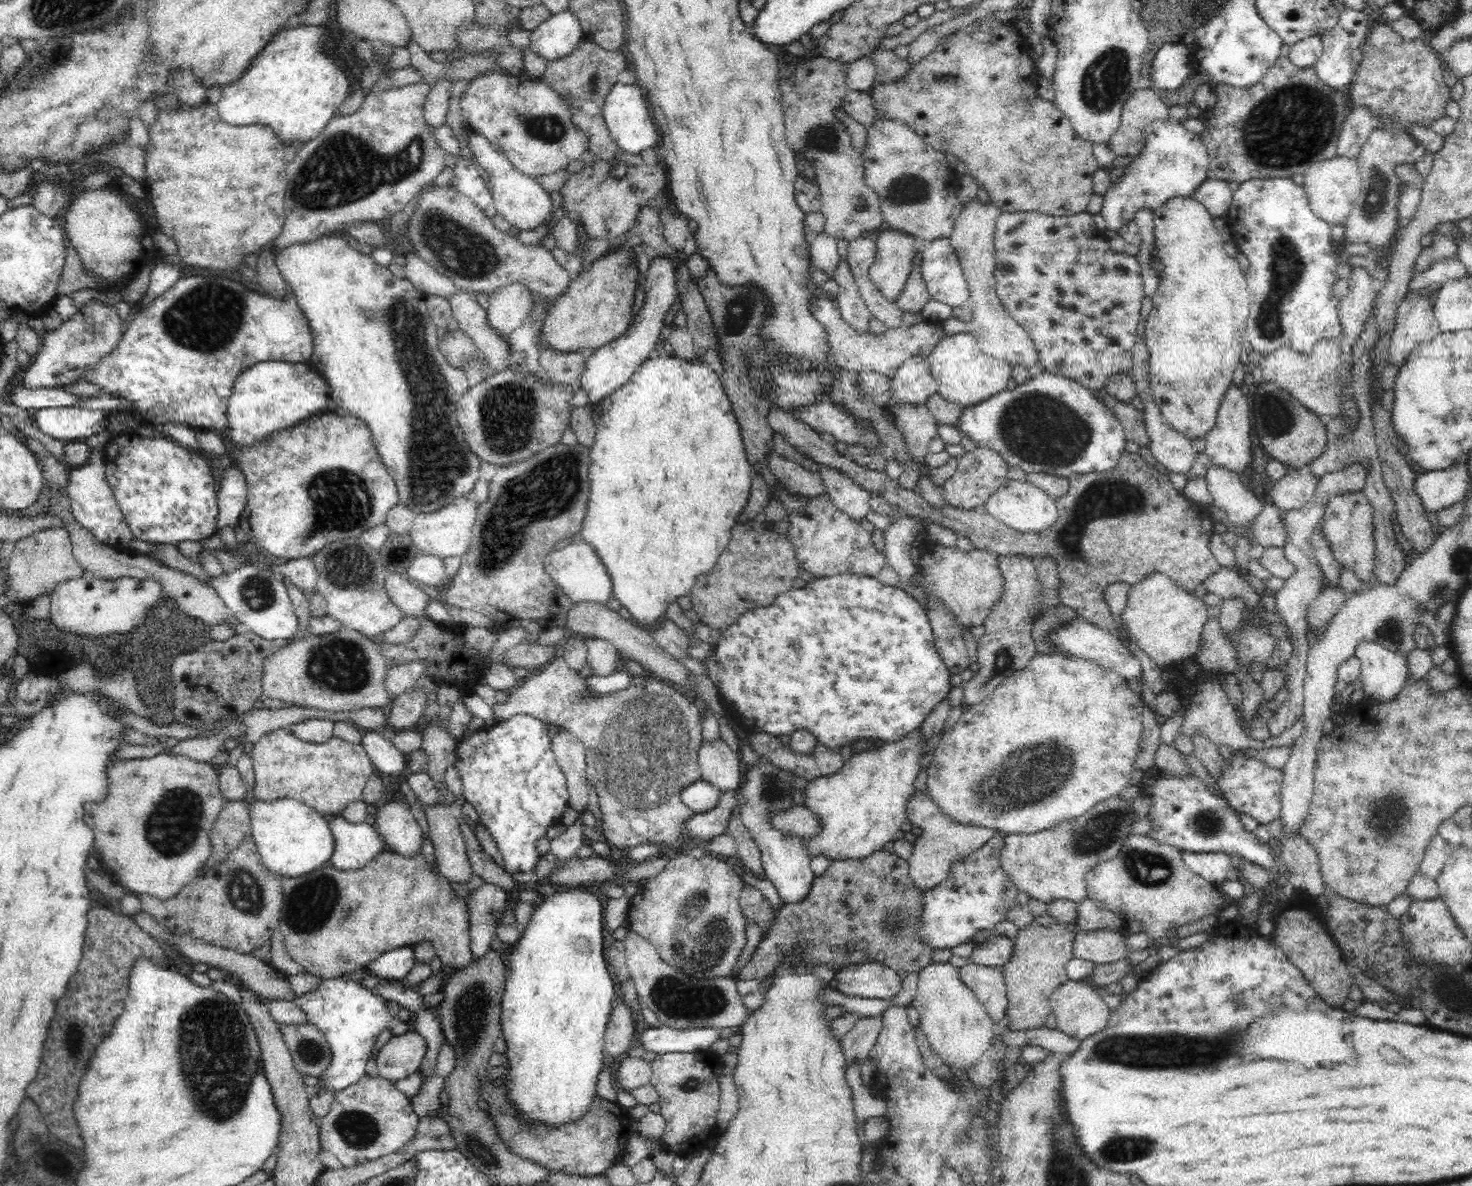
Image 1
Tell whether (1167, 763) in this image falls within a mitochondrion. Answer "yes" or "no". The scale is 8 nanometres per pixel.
no

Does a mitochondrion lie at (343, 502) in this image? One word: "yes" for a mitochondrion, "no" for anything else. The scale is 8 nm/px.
yes

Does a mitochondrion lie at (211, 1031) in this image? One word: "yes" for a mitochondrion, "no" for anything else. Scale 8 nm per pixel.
yes

